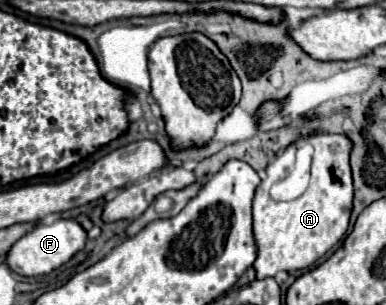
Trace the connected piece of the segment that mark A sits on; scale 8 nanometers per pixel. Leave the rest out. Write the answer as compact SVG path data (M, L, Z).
M344 134L310 136L314 146L312 178L306 192L290 202L276 202L270 198L270 180L263 178L256 190L252 220L258 256L254 260L256 278L270 278L278 272L296 272L314 266L328 250L332 250L348 230L352 212L352 174L350 148L352 142Z

